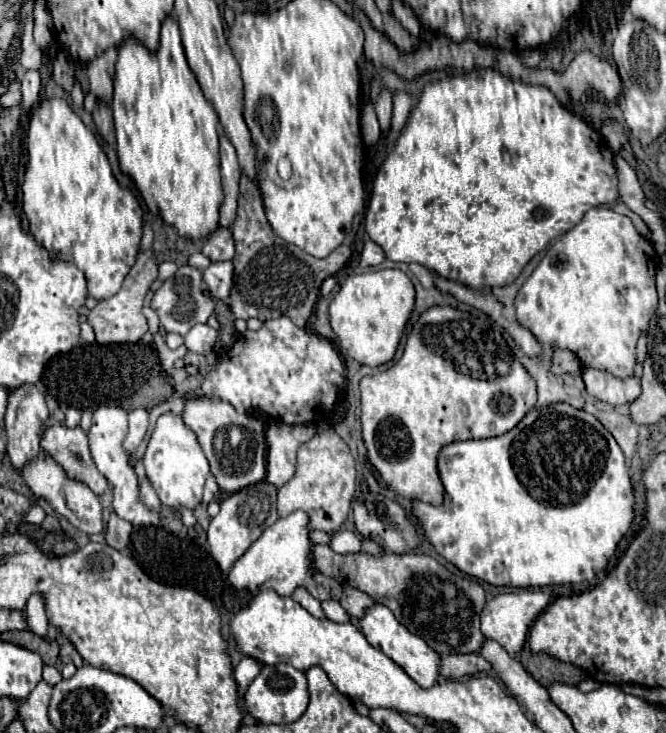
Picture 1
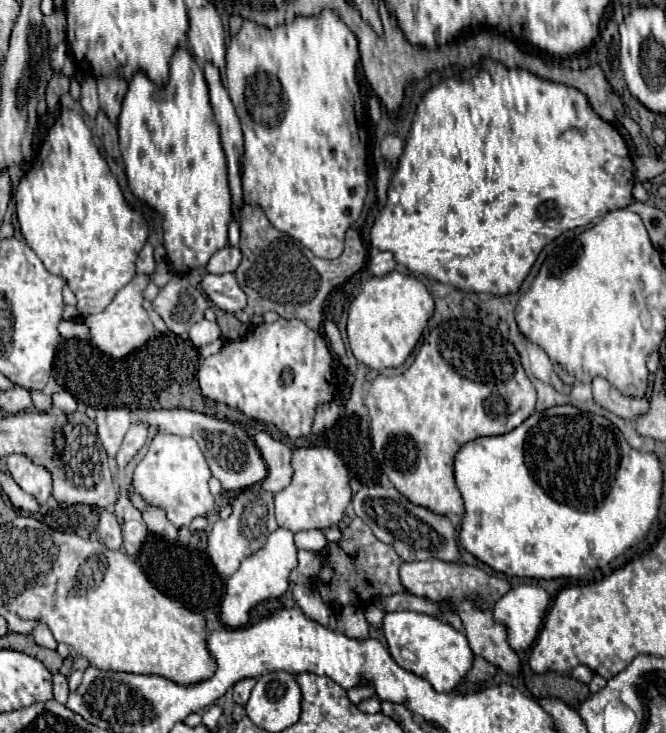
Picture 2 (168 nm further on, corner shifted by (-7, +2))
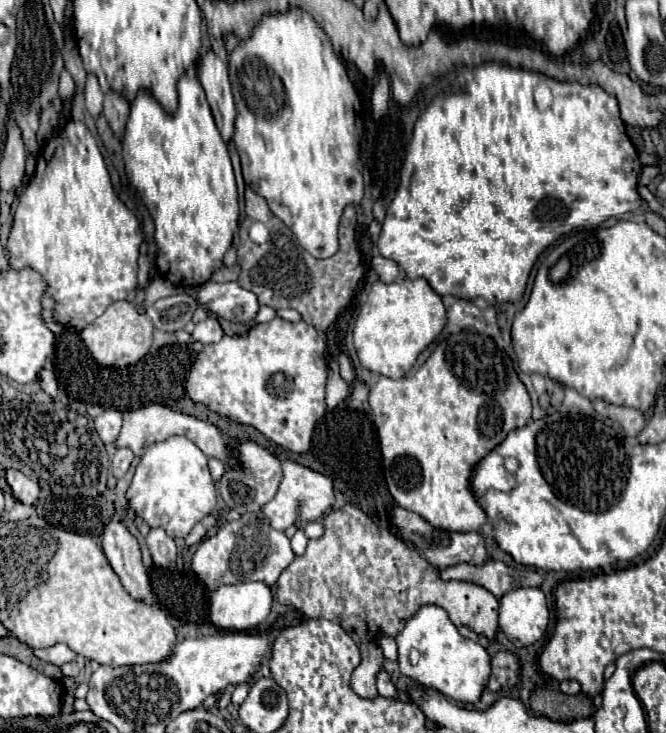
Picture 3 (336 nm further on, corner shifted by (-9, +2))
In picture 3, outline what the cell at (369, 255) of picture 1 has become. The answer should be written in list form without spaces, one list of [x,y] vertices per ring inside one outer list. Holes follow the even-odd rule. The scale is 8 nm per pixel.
[[[377,254],[377,256],[373,256],[371,264],[373,264],[373,268],[377,270],[377,274],[379,274],[379,280],[381,280],[381,282],[389,284],[389,282],[395,282],[395,280],[399,278],[399,266],[397,266],[393,260],[383,258],[383,256],[379,256],[379,254]]]

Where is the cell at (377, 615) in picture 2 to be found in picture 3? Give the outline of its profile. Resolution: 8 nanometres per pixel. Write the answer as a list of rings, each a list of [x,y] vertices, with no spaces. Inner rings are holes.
[[[381,636],[381,638],[379,638],[379,646],[383,648],[383,654],[385,654],[387,660],[391,660],[391,662],[397,660],[397,644],[395,644],[393,638],[389,638],[389,636]]]

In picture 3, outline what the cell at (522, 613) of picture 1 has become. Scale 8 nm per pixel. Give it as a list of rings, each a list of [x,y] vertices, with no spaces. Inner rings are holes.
[[[517,588],[501,598],[499,628],[517,648],[539,642],[547,626],[549,610],[541,588]]]

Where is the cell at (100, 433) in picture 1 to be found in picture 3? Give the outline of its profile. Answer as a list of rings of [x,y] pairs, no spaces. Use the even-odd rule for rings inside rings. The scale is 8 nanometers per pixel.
[[[115,408],[106,409],[101,416],[95,418],[95,432],[99,434],[101,442],[105,446],[109,446],[119,430],[121,430],[121,424],[123,424],[123,418],[121,418],[121,411],[115,410]]]

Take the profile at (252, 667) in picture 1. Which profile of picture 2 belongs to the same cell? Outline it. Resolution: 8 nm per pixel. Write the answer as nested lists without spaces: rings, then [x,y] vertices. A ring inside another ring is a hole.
[[[239,680],[235,686],[233,686],[233,700],[237,704],[245,704],[249,700],[249,694],[253,690],[257,680]]]

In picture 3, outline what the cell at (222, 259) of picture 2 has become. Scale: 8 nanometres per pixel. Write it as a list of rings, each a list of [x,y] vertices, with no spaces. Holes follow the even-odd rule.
[[[233,266],[233,268],[219,268],[211,280],[215,282],[235,282],[239,278],[239,266]]]

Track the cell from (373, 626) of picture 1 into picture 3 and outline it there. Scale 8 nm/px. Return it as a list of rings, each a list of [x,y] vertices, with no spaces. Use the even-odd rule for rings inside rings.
[[[423,606],[411,620],[407,620],[403,632],[395,640],[399,646],[399,670],[403,676],[457,702],[475,704],[481,698],[491,676],[491,656],[481,644],[463,638],[443,608]],[[413,648],[421,654],[421,662],[417,664],[407,660]]]

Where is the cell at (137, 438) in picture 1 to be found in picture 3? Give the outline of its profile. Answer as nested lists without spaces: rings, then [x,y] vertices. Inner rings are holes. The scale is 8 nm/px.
[[[121,448],[121,450],[115,452],[115,456],[113,456],[113,476],[115,476],[117,480],[123,478],[123,474],[127,472],[131,460],[133,460],[133,452],[131,452],[131,450]]]

